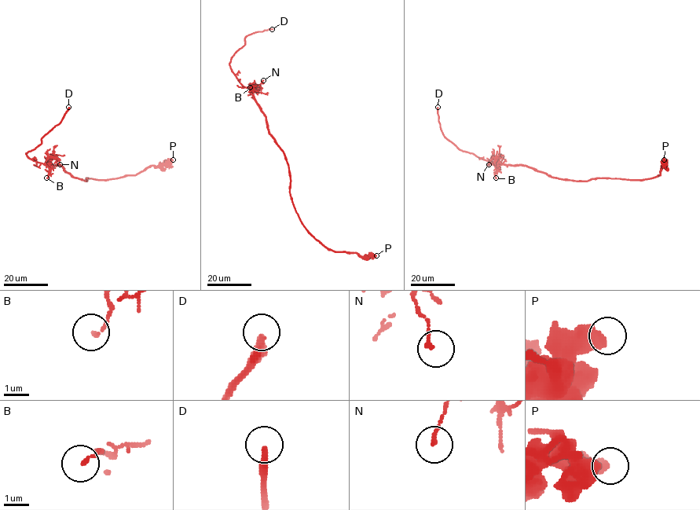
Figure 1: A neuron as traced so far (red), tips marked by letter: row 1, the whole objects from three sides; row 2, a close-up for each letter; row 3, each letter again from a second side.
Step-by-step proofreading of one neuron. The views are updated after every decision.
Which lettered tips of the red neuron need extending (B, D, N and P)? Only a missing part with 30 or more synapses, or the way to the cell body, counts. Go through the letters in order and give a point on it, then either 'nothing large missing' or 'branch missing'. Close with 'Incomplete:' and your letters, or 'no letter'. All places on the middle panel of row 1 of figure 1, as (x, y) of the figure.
B: place (250, 87); nothing large missing
D: place (272, 29); branch missing
N: place (263, 80); nothing large missing
P: place (376, 255); nothing large missing
Incomplete: D

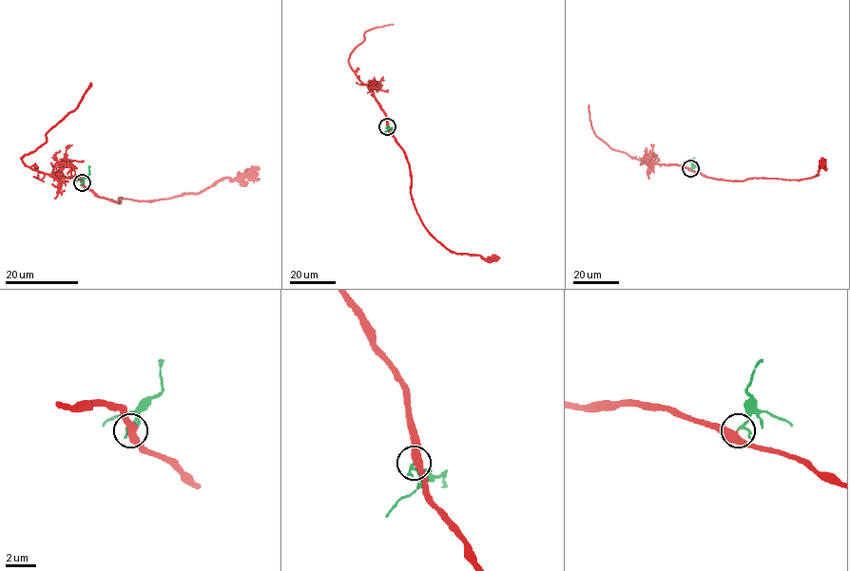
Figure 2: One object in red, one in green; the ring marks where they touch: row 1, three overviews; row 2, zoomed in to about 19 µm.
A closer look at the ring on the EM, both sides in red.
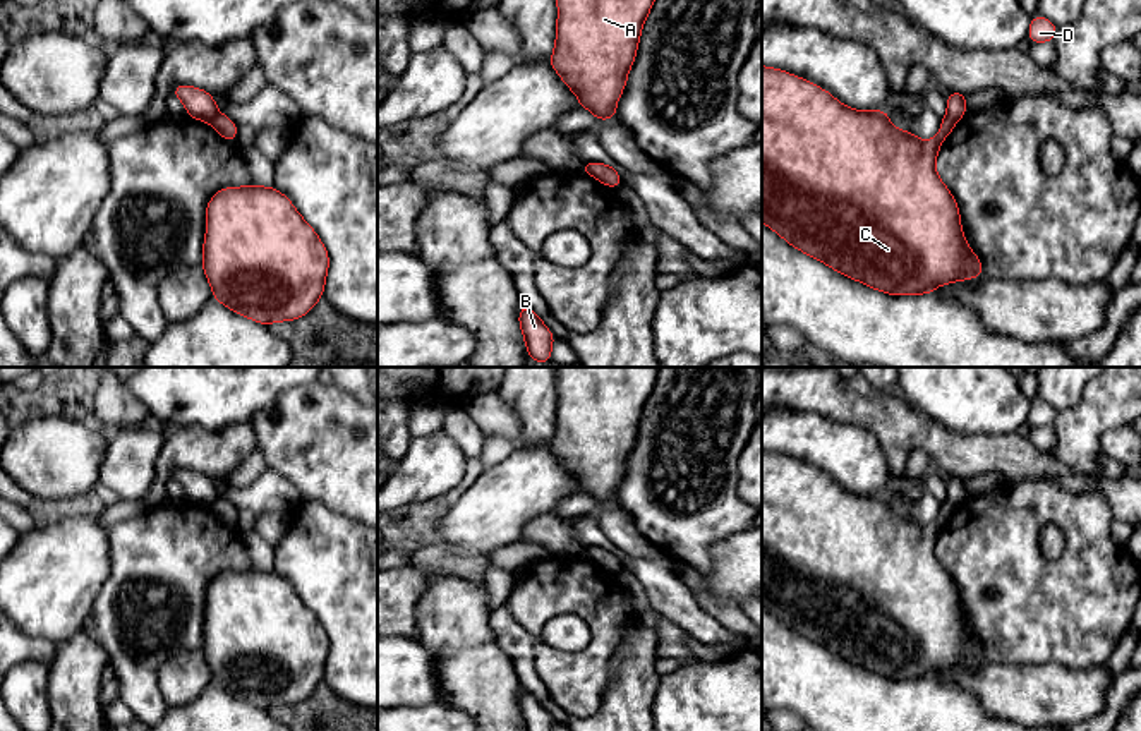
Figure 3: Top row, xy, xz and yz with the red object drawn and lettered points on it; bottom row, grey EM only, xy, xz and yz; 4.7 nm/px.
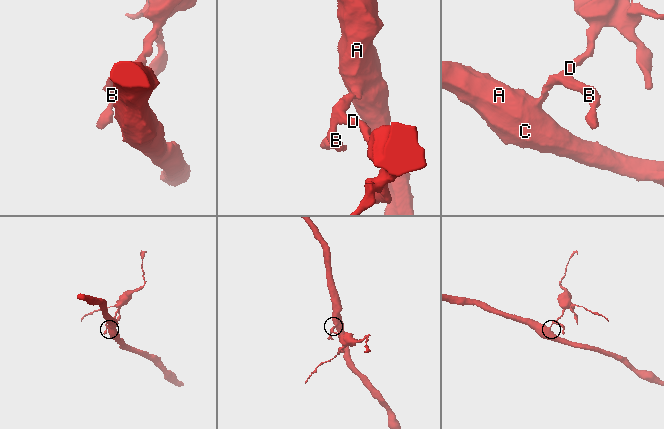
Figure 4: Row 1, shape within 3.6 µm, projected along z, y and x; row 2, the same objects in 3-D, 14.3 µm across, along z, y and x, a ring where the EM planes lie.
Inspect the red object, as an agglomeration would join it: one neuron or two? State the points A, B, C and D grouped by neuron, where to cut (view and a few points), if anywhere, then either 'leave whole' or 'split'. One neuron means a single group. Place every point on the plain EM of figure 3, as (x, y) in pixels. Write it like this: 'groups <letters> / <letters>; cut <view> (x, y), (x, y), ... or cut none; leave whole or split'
groups A C / B D; cut yz (944, 501), (954, 507); split

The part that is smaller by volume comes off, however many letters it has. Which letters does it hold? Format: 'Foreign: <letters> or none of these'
Foreign: B, D

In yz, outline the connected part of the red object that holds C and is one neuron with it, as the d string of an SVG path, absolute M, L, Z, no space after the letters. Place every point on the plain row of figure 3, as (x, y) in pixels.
M762 450L762 606L794 633L825 647L829 652L851 664L889 680L933 678L933 674L944 668L985 661L980 642L968 631L964 623L957 587L935 554L940 529L949 522L954 510L956 506L942 503L939 520L920 525L909 513L903 517L897 515L890 508L885 494L861 496L848 492L817 468L791 460L786 455Z

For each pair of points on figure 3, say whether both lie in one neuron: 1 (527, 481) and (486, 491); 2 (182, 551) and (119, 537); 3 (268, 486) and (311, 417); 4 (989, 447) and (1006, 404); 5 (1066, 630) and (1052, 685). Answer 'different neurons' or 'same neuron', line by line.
1: same neuron
2: same neuron
3: different neurons
4: different neurons
5: different neurons

